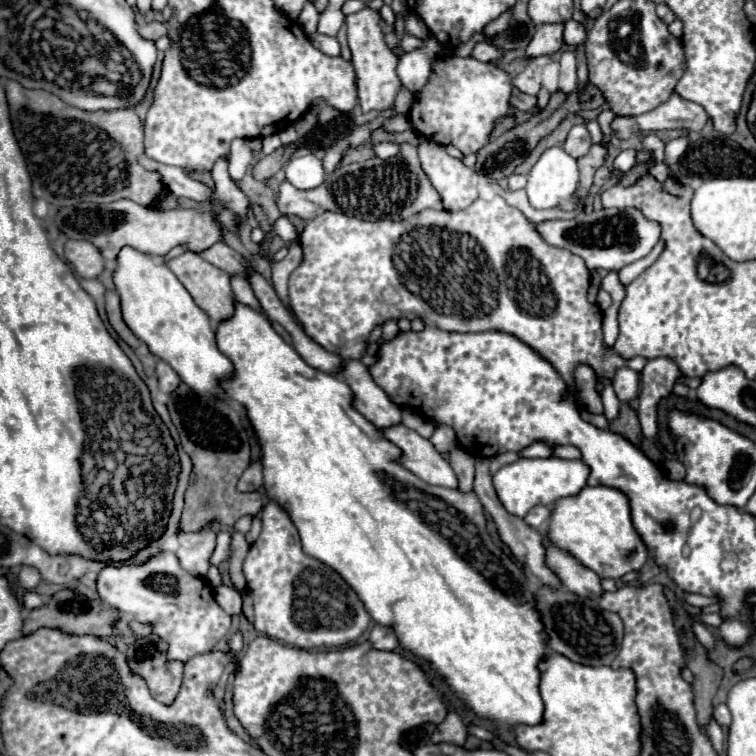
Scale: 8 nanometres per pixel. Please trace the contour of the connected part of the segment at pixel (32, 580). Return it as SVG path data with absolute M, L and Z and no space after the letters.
M24 566L24 568L20 570L20 574L18 574L18 582L20 582L20 586L22 586L24 590L34 590L34 588L42 582L42 578L40 578L38 570L32 570L32 568Z

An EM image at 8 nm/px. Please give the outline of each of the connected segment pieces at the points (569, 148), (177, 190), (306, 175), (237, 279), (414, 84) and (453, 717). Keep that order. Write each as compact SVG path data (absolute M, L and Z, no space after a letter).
M574 126L566 138L566 144L564 144L564 150L572 156L572 158L580 158L588 152L588 148L592 146L592 140L590 140L590 134L586 130L586 126Z
M140 154L138 156L138 164L142 168L148 168L150 172L158 172L160 178L164 180L166 188L176 194L178 198L192 198L196 202L214 202L214 192L204 186L202 182L190 178L188 174L184 174L180 168L174 168L174 166L166 166L166 164L160 164L152 158L148 158L146 154Z
M314 154L290 158L284 172L286 172L286 180L300 190L312 190L324 182L322 162Z
M232 276L230 280L232 280L232 290L234 290L236 300L238 300L240 304L256 310L256 312L262 312L262 308L260 308L260 304L258 304L258 300L256 300L250 284L248 284L242 276Z
M428 36L420 48L412 52L404 52L396 68L398 78L402 80L402 86L418 94L422 86L428 82L432 64L440 56L440 52L442 52L442 44L434 36Z
M450 712L446 716L446 720L436 728L436 732L432 734L432 742L448 742L448 744L456 744L462 746L466 742L466 726L460 720L460 716L456 712Z

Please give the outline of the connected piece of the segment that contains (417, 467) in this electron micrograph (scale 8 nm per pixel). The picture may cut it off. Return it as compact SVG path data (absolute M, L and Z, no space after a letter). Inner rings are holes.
M398 424L382 430L384 436L402 450L402 466L428 484L442 488L458 488L458 478L452 472L448 460L434 448L434 444L422 438L418 432Z

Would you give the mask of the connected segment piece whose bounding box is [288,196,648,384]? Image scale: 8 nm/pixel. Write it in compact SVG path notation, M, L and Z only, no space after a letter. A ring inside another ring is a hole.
M500 196L492 198L492 200L476 200L474 204L470 204L466 210L460 212L448 212L448 210L424 210L418 212L416 216L410 216L408 220L376 220L376 222L368 222L368 220L360 220L354 216L346 216L342 212L324 212L320 216L316 216L314 220L310 220L304 228L304 232L300 234L300 246L304 252L304 260L302 264L290 274L288 280L288 296L290 296L290 306L292 312L296 316L296 320L300 322L300 326L304 328L304 332L316 340L320 346L324 346L328 352L334 352L346 360L360 360L366 350L368 350L368 336L376 326L384 326L388 320L398 320L398 318L420 318L426 326L436 326L440 330L446 332L490 332L490 330L498 330L498 332L506 332L516 336L520 342L524 342L526 346L530 346L534 352L538 352L544 360L548 360L556 372L564 378L566 384L572 384L572 372L574 368L580 364L590 364L596 374L598 380L602 376L612 378L616 368L620 366L644 366L648 360L638 356L632 360L624 360L620 358L614 350L606 350L602 344L602 310L598 308L598 304L588 302L588 286L590 286L590 270L586 268L584 260L580 256L570 254L568 250L556 248L546 244L534 230L534 226L530 224L528 218L524 218L522 212L518 212L516 208L508 206Z

